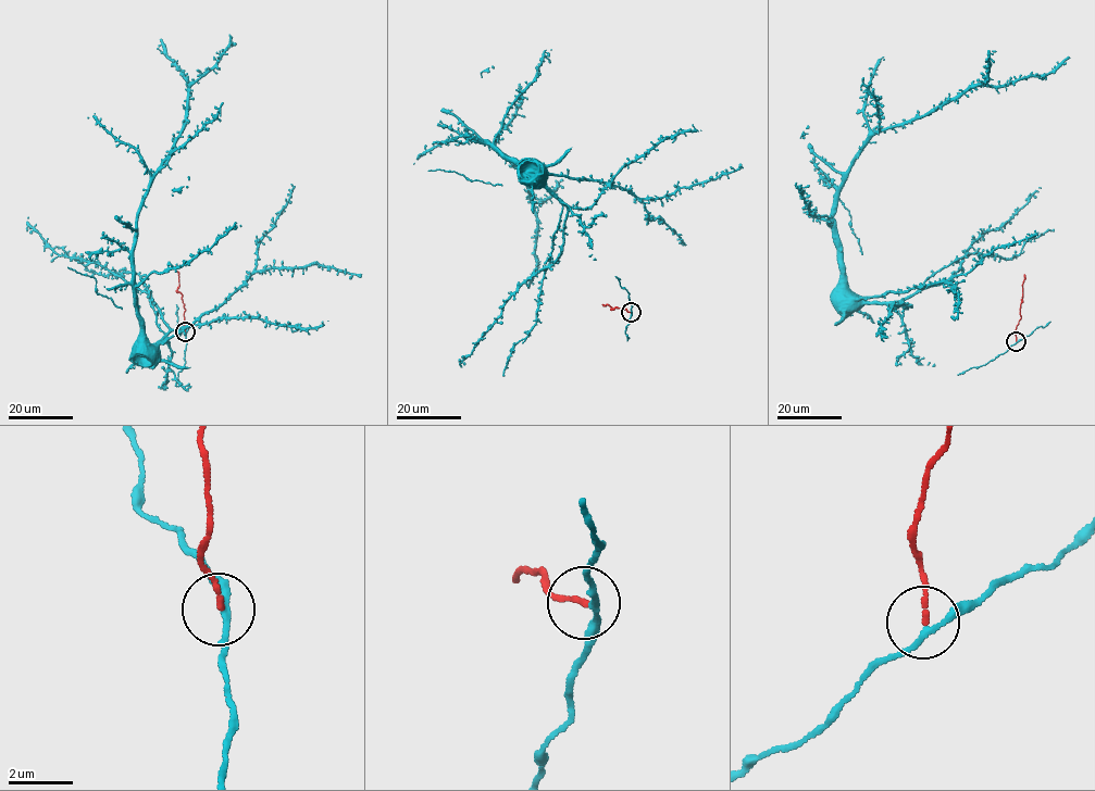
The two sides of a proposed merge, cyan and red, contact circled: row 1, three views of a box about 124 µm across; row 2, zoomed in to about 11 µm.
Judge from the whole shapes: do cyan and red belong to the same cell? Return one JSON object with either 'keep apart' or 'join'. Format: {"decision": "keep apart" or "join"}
{"decision": "keep apart"}

